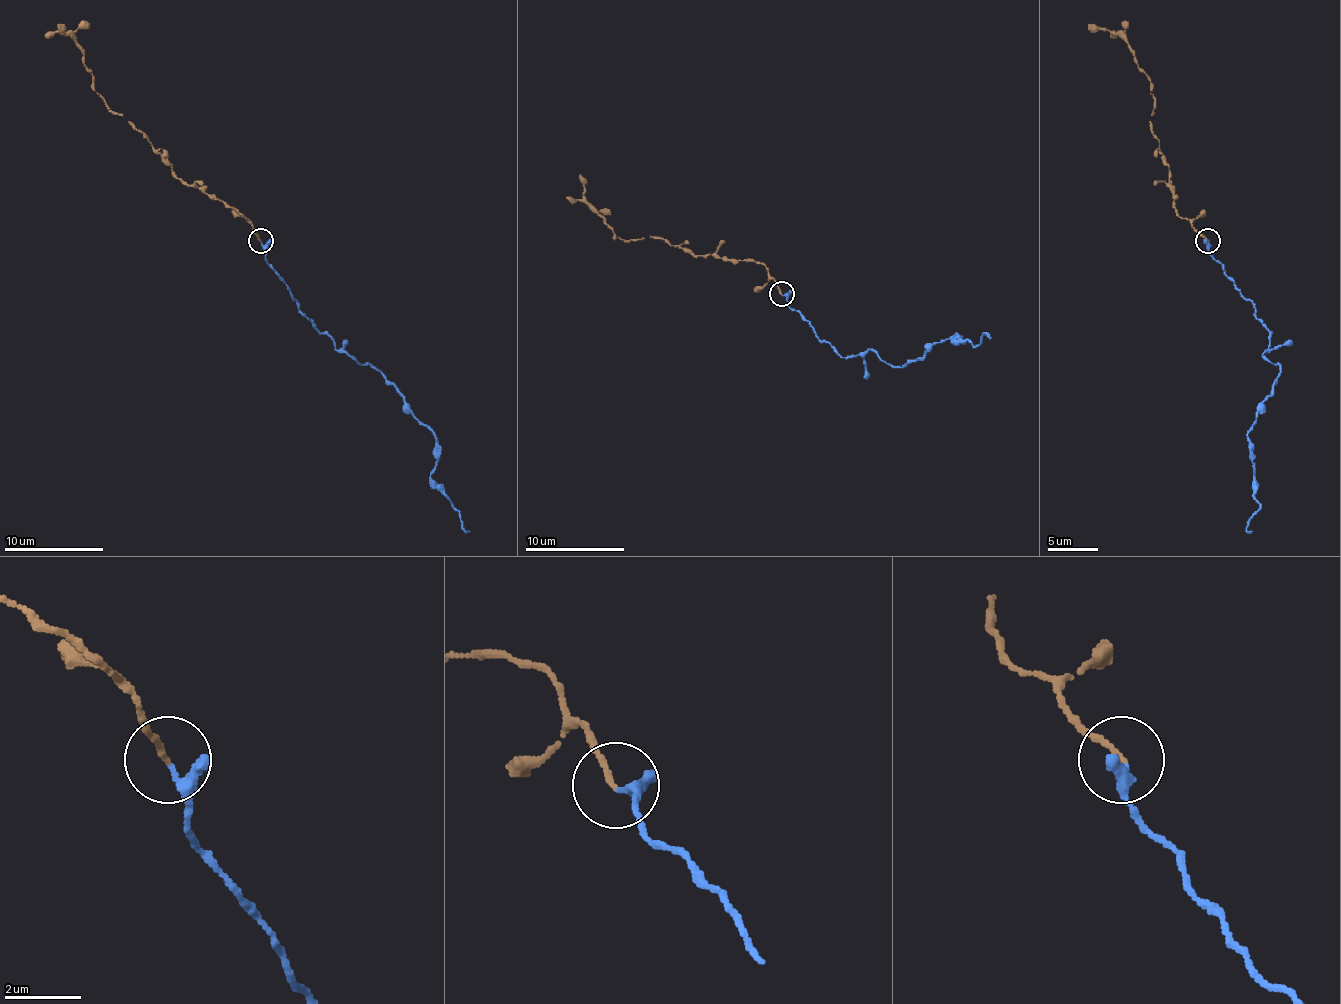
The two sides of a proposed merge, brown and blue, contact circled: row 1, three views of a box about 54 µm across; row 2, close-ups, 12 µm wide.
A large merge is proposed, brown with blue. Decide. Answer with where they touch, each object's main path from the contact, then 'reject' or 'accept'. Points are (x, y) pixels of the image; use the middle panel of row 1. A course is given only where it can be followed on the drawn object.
at (782, 294); brown runs (781, 293), (761, 263), (694, 256), (652, 236), (632, 241), (617, 239), (585, 199), (585, 179), (580, 174); blue runs (781, 296), (843, 358), (870, 350), (905, 365), (957, 336), (952, 341), (977, 345), (985, 333), (990, 338); accept

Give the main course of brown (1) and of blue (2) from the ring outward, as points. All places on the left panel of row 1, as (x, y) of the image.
1: (259, 240), (240, 213), (185, 185), (172, 165), (110, 108), (83, 66), (83, 51), (58, 24)
2: (259, 242), (299, 309), (349, 357), (374, 367), (436, 436), (431, 483), (468, 531)

